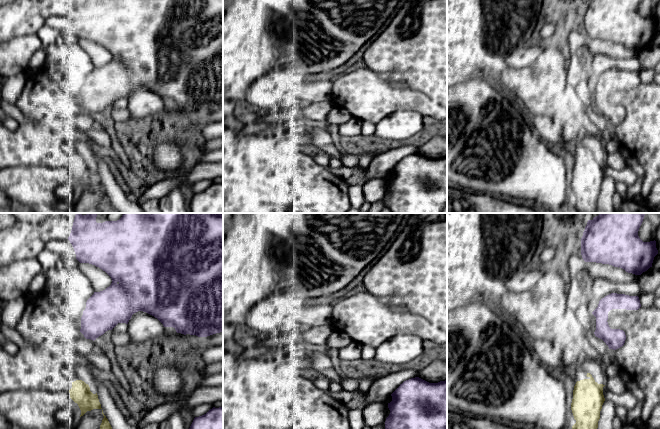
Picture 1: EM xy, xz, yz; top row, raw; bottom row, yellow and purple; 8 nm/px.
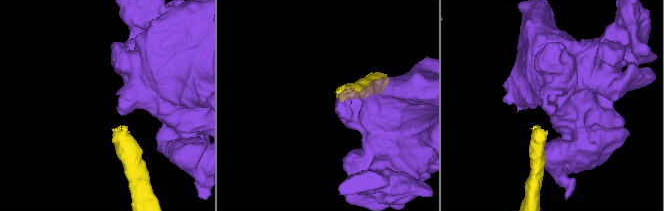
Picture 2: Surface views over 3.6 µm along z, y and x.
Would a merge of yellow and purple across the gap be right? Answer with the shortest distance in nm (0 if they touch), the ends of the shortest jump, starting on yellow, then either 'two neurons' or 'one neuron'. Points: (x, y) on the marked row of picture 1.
260 nm | yz (589, 373), (609, 348) | two neurons

